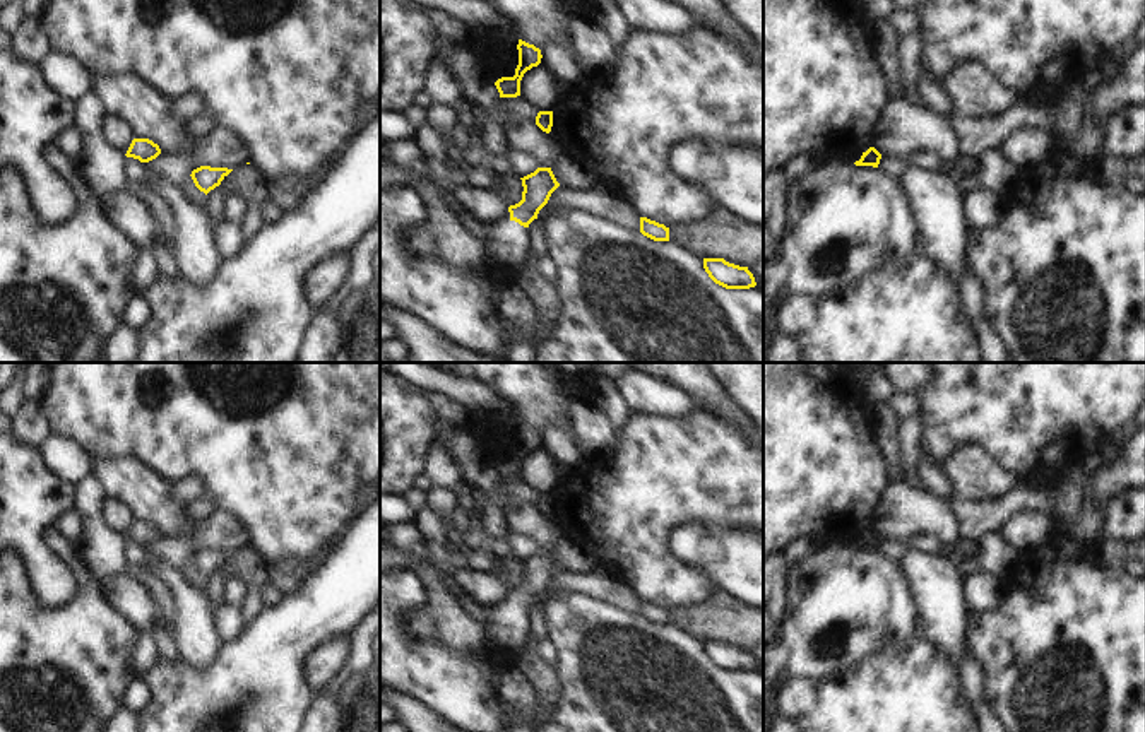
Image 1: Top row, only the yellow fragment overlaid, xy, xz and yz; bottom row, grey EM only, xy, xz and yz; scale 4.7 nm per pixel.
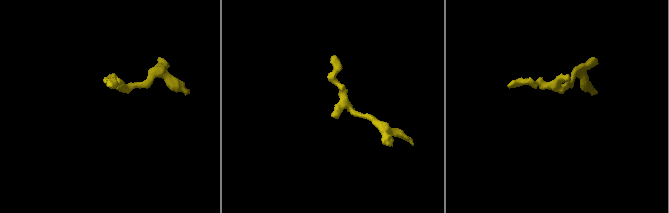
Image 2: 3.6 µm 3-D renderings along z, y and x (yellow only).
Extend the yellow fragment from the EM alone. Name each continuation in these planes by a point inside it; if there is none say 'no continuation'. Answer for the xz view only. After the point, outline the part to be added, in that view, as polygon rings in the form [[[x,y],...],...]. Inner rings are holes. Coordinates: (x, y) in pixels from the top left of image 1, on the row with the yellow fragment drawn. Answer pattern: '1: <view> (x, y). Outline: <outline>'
1: xz (505, 242). Outline: [[[436,186],[455,217],[481,241],[484,253],[498,265],[513,272],[522,269],[529,253],[527,227],[515,221],[479,222],[469,215],[450,195],[448,188]]]

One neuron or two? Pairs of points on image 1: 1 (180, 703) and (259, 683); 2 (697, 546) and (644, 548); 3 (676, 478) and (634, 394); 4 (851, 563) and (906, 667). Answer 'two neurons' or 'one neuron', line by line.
1: one neuron
2: two neurons
3: two neurons
4: two neurons

